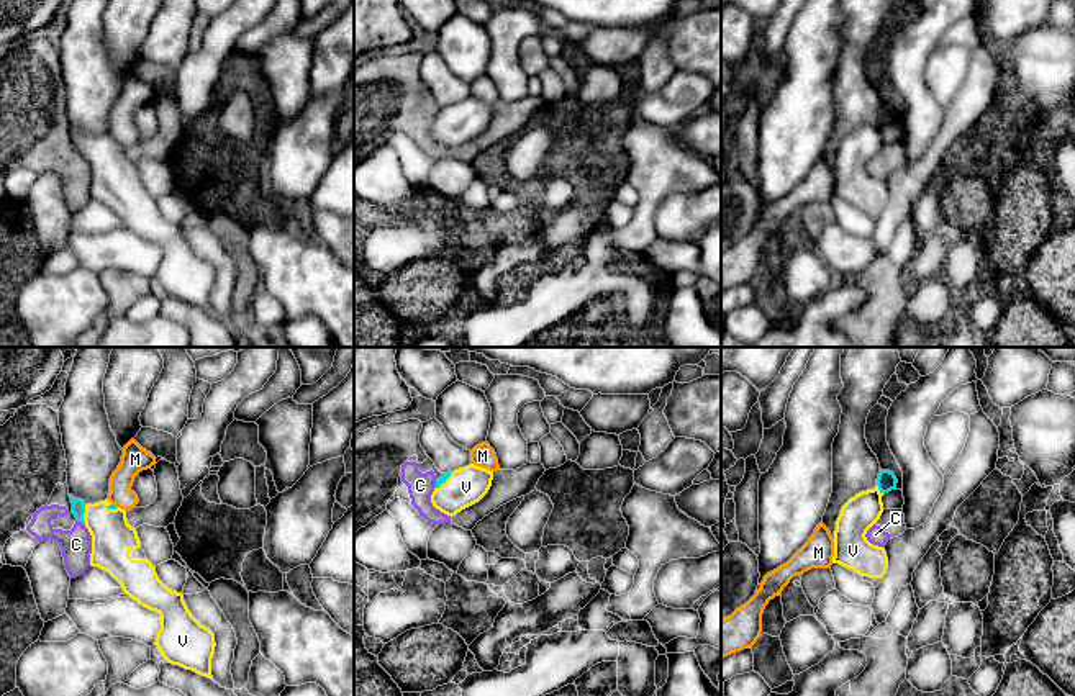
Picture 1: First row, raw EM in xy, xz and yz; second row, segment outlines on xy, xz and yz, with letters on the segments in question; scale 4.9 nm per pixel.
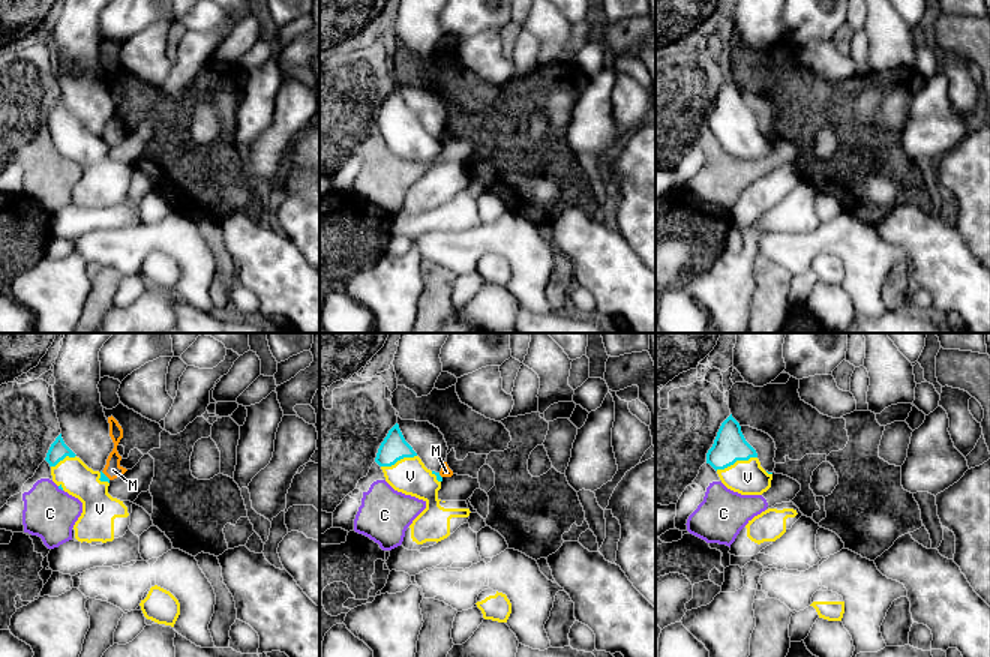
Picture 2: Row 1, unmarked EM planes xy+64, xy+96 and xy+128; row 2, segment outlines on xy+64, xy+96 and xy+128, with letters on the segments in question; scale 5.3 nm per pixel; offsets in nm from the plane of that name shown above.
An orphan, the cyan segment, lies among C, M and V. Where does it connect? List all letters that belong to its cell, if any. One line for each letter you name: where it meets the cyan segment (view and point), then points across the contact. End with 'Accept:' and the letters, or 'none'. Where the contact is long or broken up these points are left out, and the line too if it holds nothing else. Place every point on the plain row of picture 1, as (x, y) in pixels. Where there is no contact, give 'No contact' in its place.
V: Touches cyan at xy (84, 146). Path across: xy (77, 138), (84, 146), (112, 171)
Accept: V

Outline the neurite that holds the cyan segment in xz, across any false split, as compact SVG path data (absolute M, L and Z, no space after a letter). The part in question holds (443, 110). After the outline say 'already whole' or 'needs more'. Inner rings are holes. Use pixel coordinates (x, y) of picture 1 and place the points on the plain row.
M474 97L442 106L431 128L436 142L456 149L462 142L479 136L490 123L493 105Z; needs more

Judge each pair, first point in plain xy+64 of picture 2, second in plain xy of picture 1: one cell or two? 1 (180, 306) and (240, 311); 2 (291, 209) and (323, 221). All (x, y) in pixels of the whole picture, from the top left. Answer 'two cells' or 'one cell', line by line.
1: two cells
2: one cell

